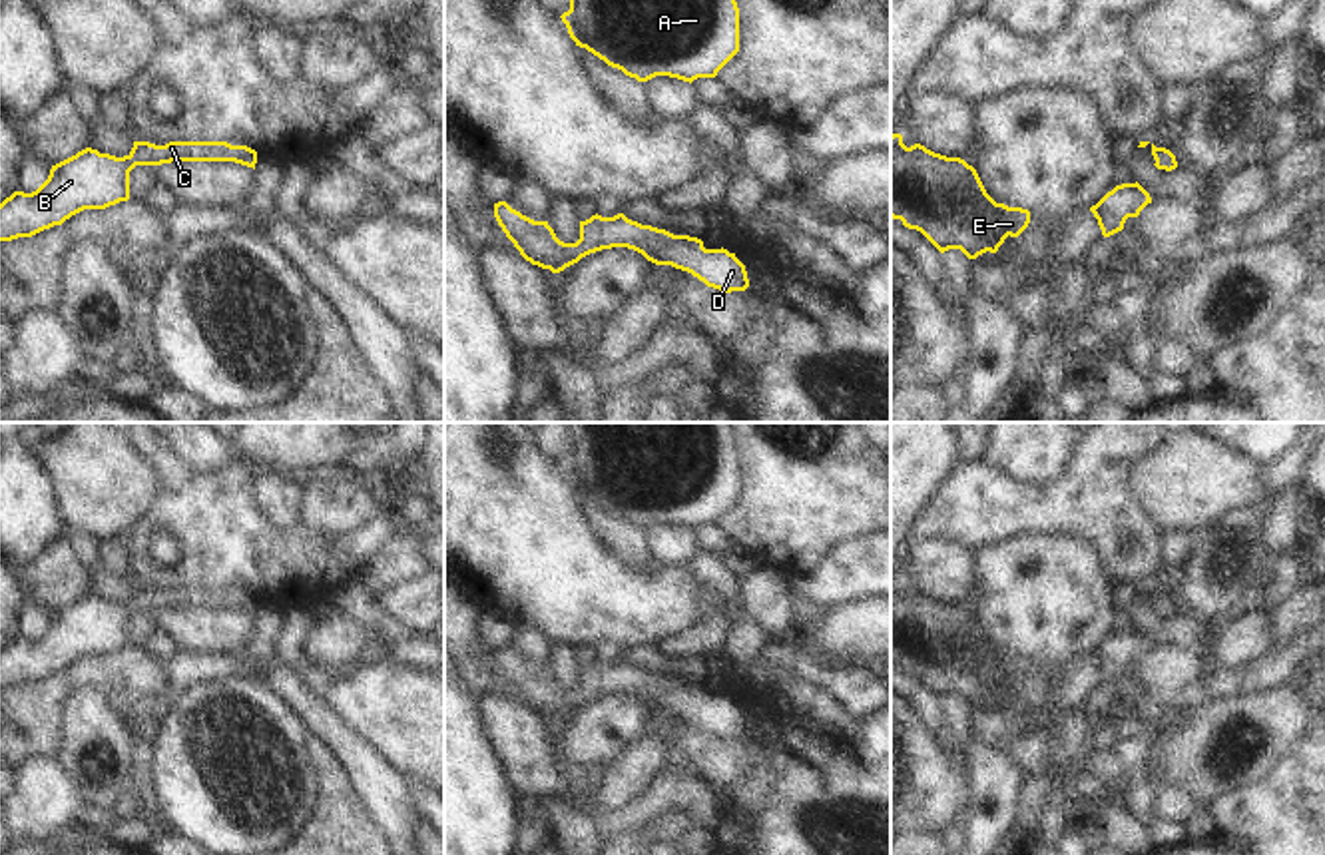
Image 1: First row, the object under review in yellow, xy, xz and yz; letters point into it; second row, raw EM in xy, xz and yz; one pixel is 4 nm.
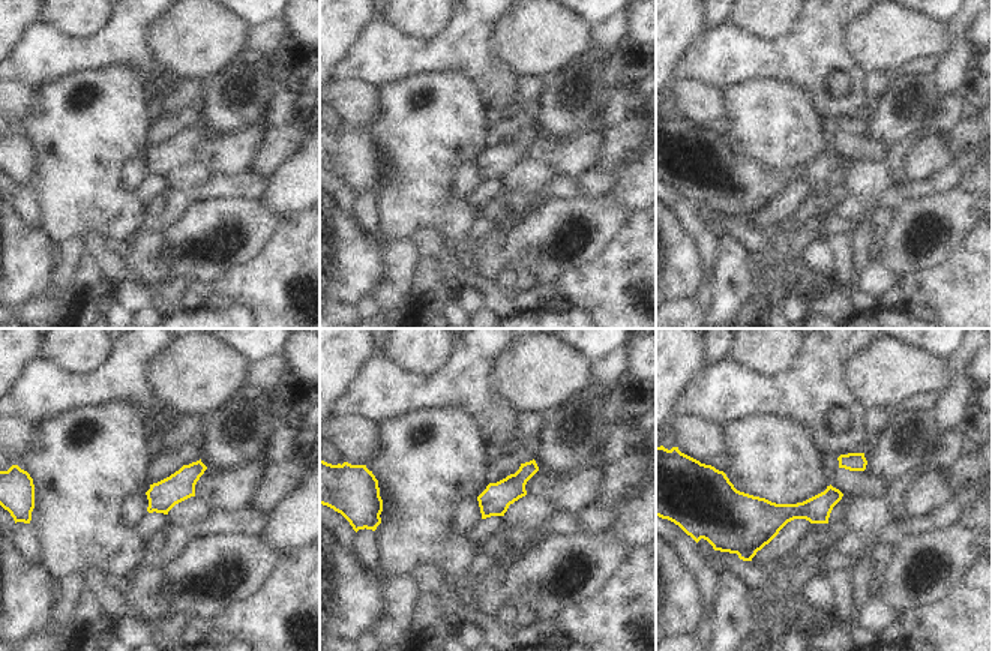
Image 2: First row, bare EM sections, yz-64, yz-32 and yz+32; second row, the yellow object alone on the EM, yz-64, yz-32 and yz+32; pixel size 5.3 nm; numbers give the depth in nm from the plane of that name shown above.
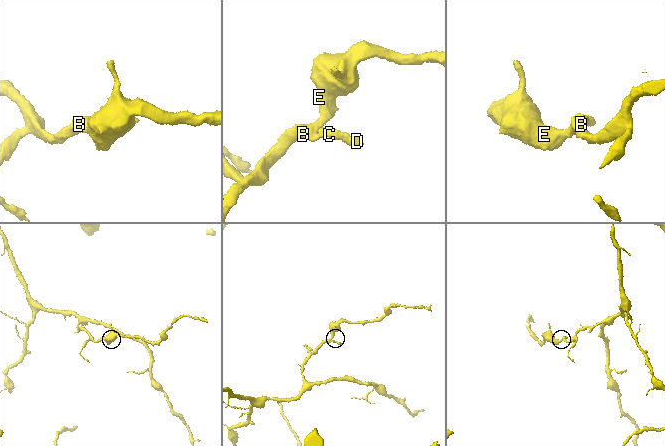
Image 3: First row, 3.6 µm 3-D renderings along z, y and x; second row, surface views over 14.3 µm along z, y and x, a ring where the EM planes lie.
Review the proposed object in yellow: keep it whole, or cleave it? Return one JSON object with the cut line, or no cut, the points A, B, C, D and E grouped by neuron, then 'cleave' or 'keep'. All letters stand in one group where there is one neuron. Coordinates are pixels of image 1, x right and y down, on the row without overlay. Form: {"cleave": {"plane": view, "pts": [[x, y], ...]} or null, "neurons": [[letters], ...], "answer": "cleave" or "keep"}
{"cleave": null, "neurons": [["A", "B", "C", "D", "E"]], "answer": "keep"}

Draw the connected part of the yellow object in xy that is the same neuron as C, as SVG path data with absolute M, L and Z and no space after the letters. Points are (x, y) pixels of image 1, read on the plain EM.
M133 588L124 604L86 594L52 612L48 626L36 638L14 638L0 650L0 688L32 684L84 656L106 656L128 648L130 618L135 612L171 608L235 608L255 616L257 598L227 588L169 588L165 592Z

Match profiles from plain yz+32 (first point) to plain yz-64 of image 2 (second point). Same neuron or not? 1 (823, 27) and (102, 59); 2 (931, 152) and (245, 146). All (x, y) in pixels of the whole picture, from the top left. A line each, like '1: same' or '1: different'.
1: same
2: same

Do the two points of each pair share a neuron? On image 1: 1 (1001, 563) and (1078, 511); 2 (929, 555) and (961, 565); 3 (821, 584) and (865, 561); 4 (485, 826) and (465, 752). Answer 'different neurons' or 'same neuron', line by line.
1: different neurons
2: same neuron
3: same neuron
4: same neuron

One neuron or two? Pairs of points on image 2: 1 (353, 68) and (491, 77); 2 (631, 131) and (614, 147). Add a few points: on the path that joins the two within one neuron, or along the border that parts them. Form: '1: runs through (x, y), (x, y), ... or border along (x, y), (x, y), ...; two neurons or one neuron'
1: runs through (387, 57), (456, 57); one neuron
2: runs through (626, 135), (619, 143); one neuron

